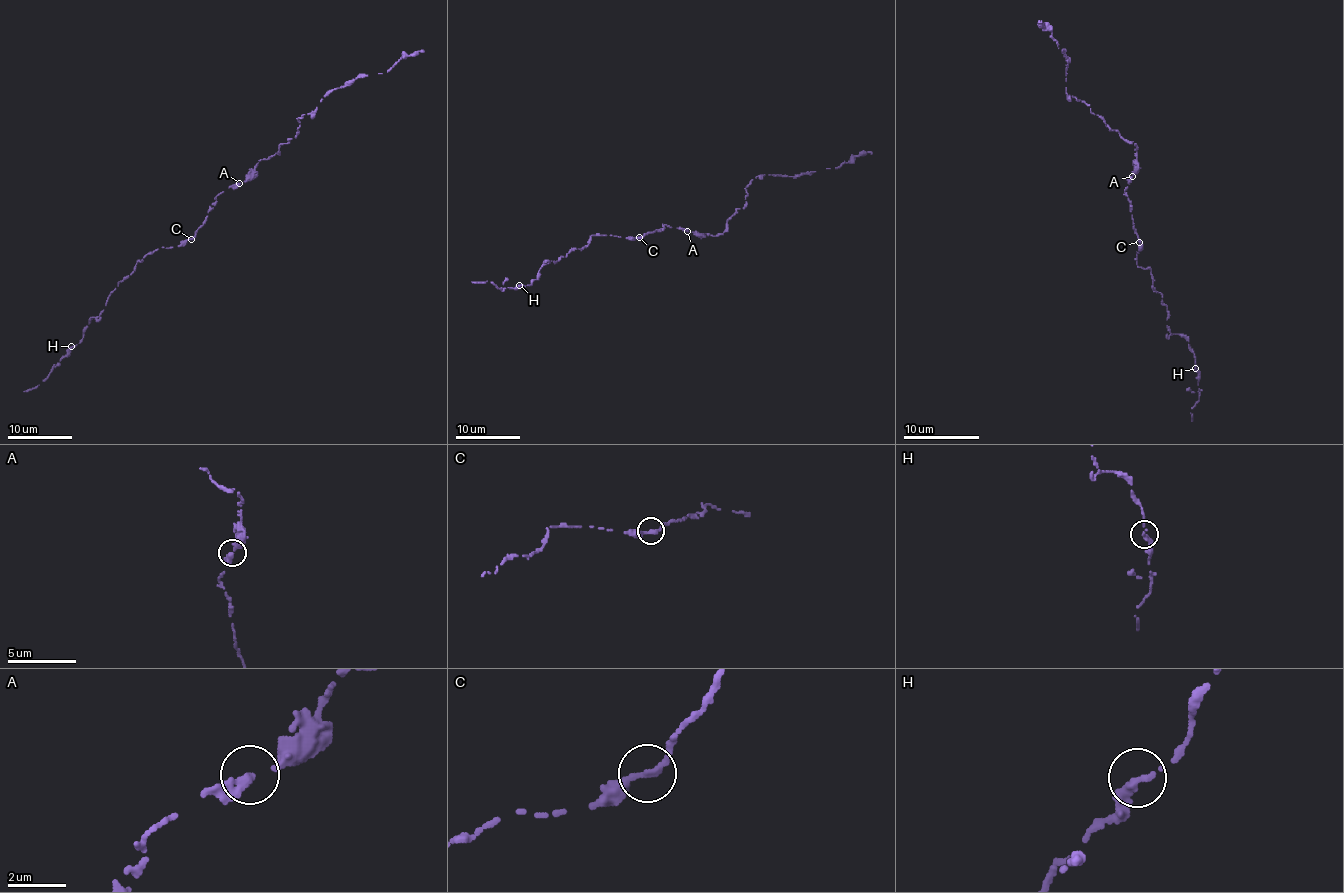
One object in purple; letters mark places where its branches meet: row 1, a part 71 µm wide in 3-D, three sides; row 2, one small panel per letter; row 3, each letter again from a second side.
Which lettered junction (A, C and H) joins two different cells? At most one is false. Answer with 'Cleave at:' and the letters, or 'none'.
Cleave at: none

